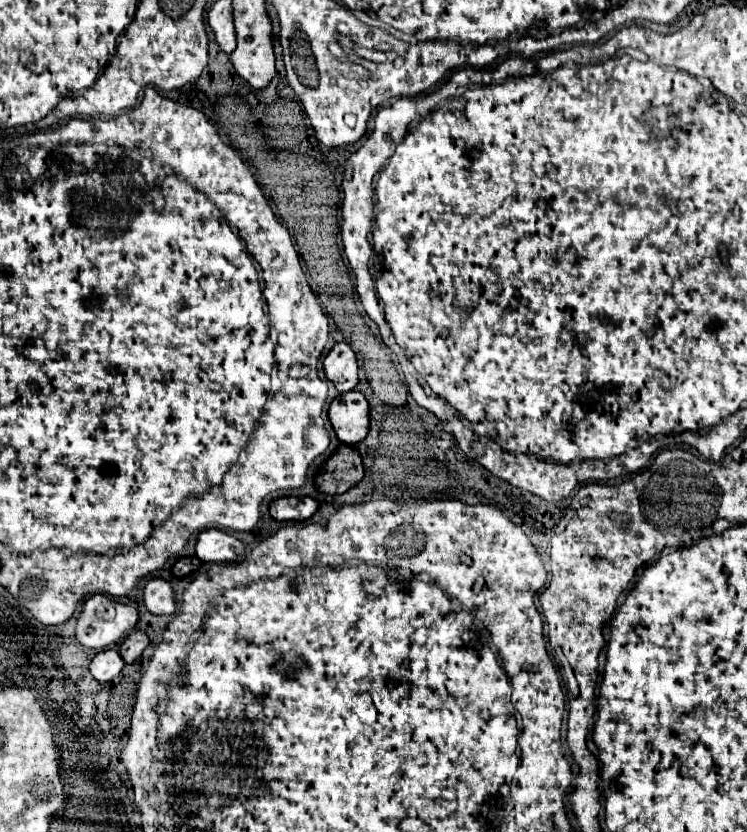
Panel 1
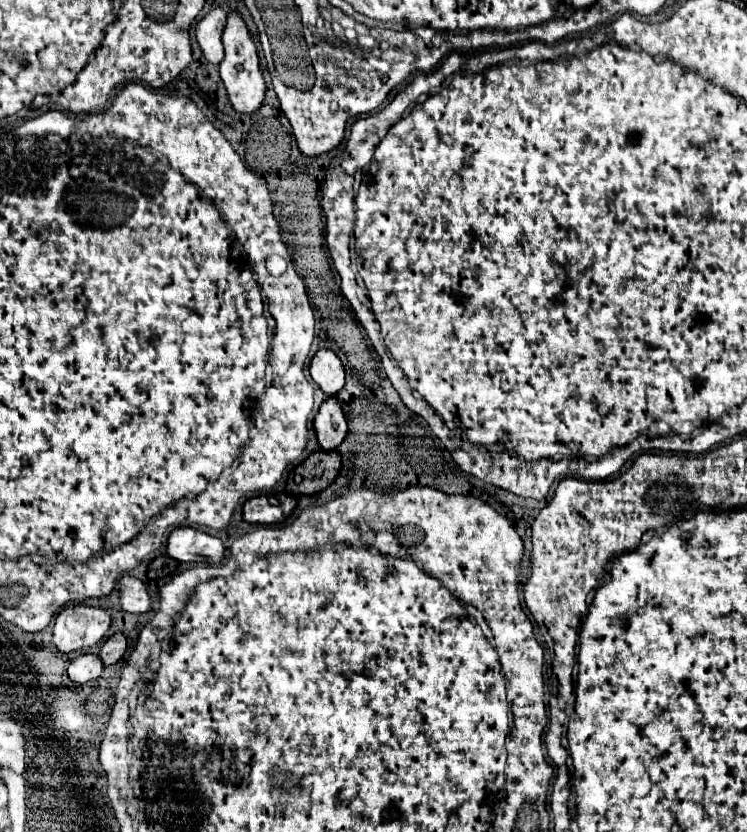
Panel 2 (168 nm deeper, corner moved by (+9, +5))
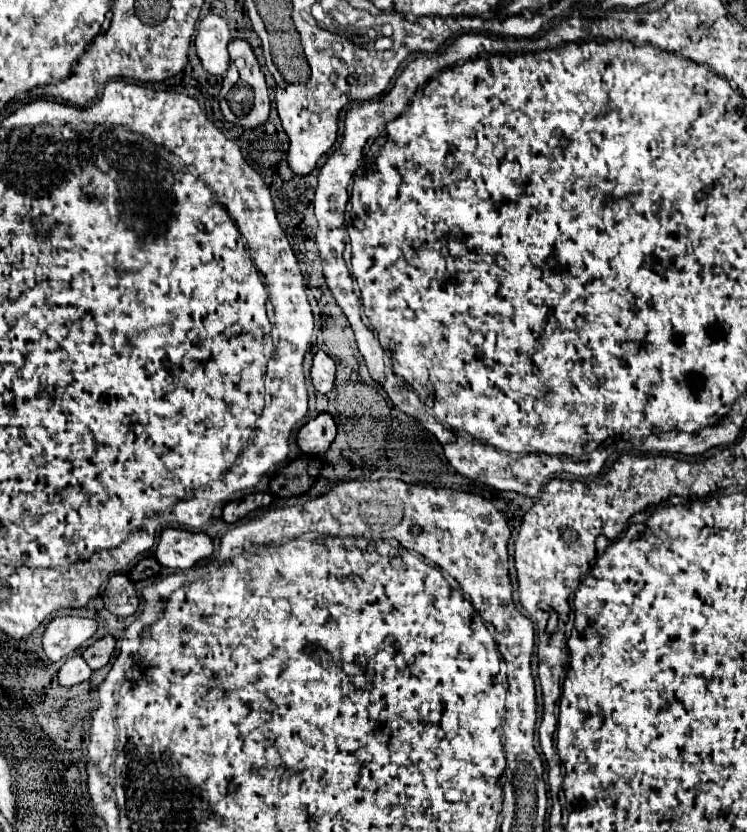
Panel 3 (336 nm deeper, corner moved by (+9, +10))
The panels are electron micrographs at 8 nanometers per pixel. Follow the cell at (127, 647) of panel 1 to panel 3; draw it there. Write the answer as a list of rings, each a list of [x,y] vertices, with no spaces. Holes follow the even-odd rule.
[[[108,635],[108,637],[102,637],[102,639],[94,641],[94,643],[82,653],[82,657],[86,659],[86,663],[88,663],[92,669],[100,669],[100,667],[104,667],[104,665],[112,659],[114,649],[116,649],[116,639],[114,639],[112,635]]]

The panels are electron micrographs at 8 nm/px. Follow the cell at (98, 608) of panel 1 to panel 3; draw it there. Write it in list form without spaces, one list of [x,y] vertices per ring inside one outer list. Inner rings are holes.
[[[54,617],[42,637],[44,653],[50,661],[62,661],[72,655],[84,641],[88,641],[98,629],[98,623],[88,617]]]

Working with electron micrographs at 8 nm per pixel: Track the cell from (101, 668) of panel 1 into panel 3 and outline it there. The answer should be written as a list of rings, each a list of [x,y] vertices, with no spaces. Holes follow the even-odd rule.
[[[76,655],[76,657],[68,659],[68,661],[60,667],[60,671],[58,671],[58,681],[60,681],[64,687],[72,687],[72,685],[78,685],[78,683],[90,679],[92,673],[94,673],[94,671],[88,667],[88,663],[86,663],[80,655]]]

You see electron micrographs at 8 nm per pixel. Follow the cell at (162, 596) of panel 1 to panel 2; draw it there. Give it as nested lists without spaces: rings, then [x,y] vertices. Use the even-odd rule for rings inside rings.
[[[124,574],[120,580],[120,602],[122,610],[130,614],[146,614],[150,610],[150,596],[146,586],[128,574]]]

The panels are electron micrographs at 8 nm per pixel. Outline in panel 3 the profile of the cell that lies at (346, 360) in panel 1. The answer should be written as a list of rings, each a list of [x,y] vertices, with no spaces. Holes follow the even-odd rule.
[[[318,351],[312,361],[312,383],[318,393],[330,393],[334,387],[334,377],[336,377],[336,365],[330,355],[324,351]]]

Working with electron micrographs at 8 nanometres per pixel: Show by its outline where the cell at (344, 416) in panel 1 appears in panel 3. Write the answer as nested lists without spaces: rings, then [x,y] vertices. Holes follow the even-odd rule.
[[[320,413],[298,431],[298,445],[304,455],[324,455],[336,437],[336,421],[330,413]]]

